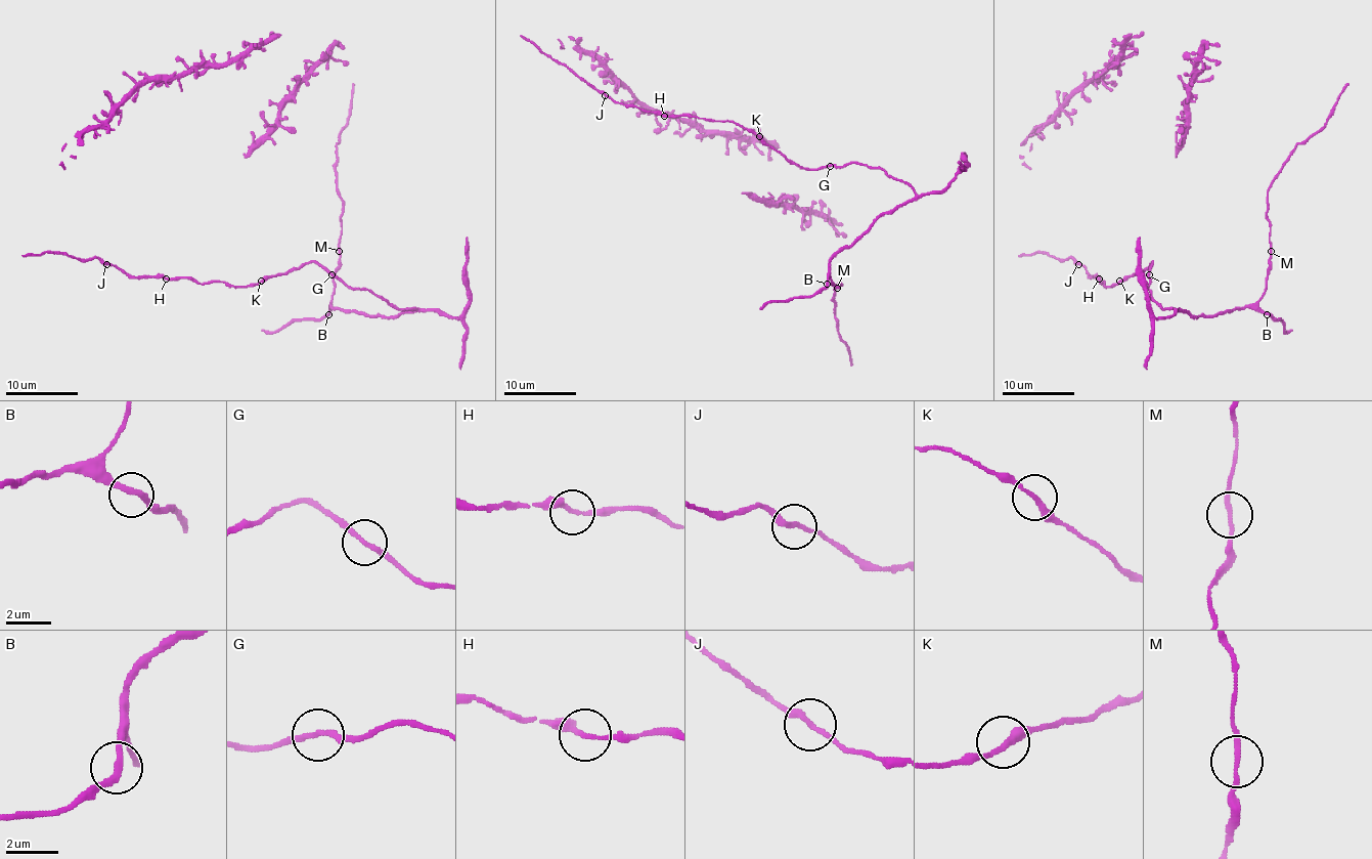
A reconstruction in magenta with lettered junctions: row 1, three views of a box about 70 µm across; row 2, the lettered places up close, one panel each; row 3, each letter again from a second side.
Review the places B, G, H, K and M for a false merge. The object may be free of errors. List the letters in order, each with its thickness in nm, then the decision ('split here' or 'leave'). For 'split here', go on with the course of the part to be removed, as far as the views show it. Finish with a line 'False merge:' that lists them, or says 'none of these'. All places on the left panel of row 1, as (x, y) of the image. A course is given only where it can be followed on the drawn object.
B: calibre 260 nm; leave
G: calibre 190 nm; leave
H: calibre 220 nm; leave
K: calibre 240 nm; leave
M: calibre 200 nm; leave
False merge: none of these

